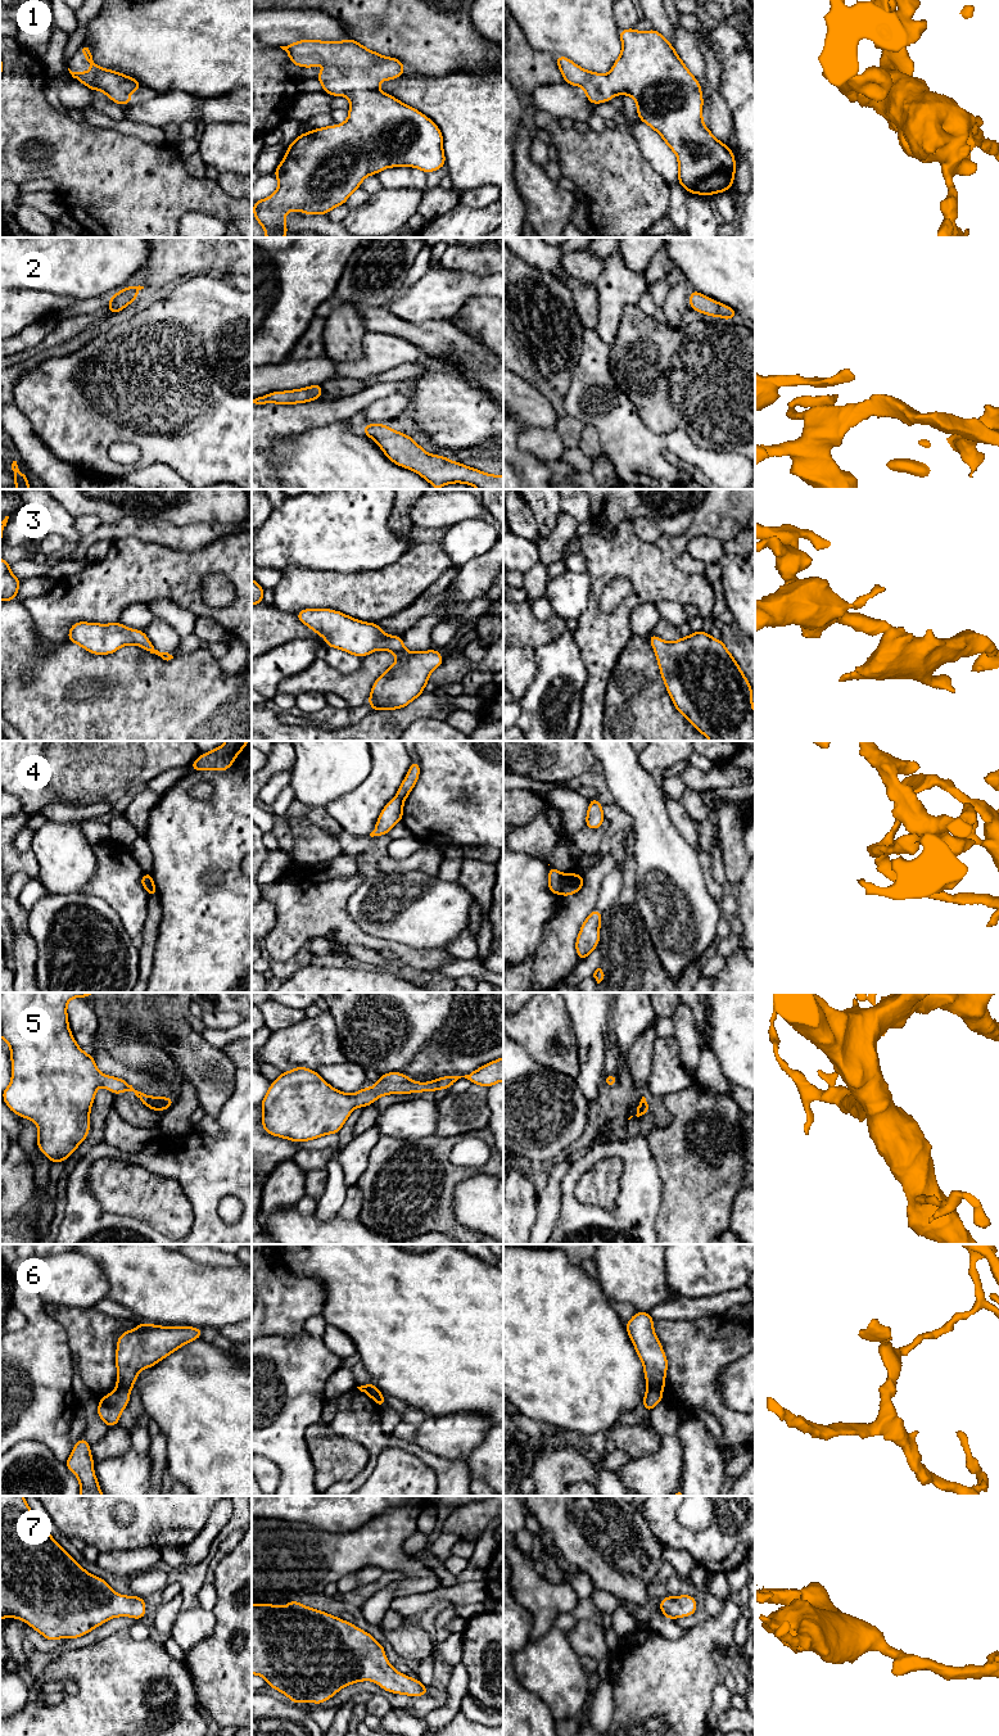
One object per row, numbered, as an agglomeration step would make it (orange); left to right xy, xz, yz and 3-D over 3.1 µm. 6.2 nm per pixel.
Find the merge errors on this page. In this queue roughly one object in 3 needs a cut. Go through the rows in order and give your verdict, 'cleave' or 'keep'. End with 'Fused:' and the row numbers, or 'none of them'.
1: keep
2: keep
3: keep
4: cleave
5: keep
6: cleave
7: keep
Fused: 4, 6

